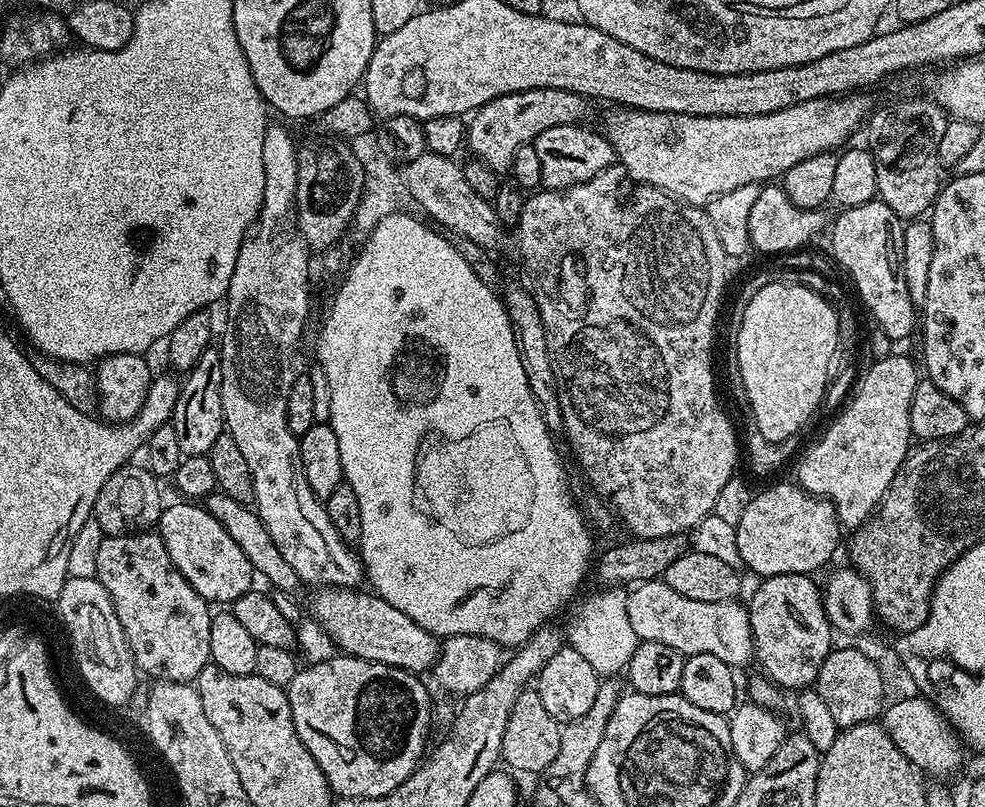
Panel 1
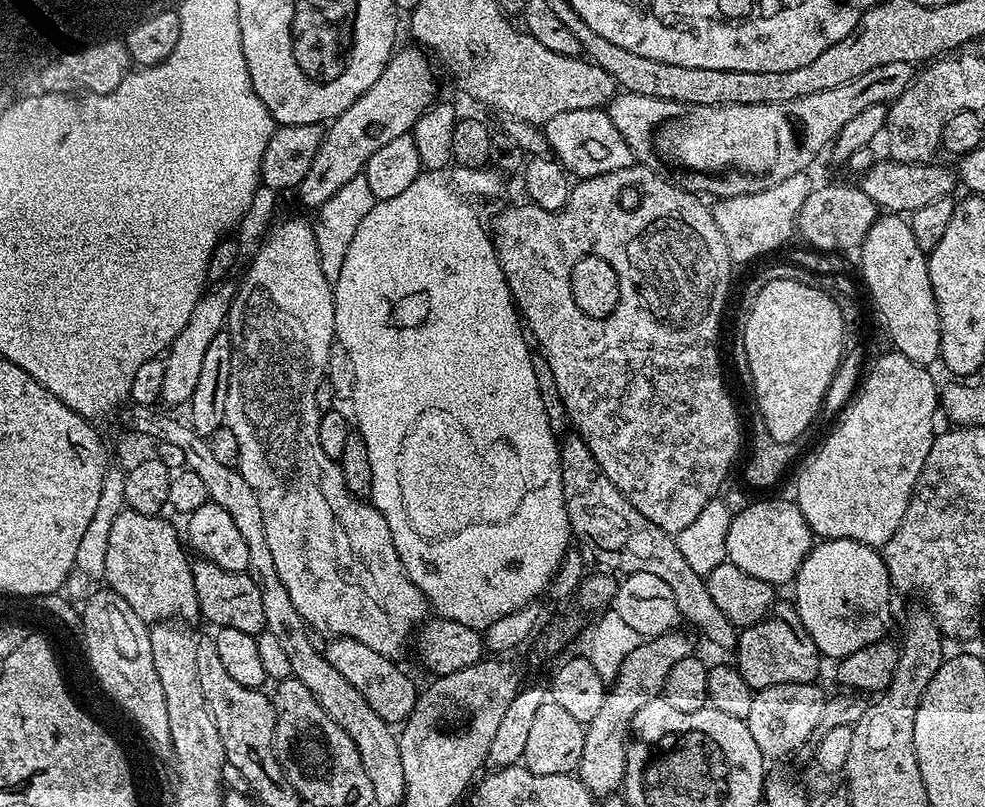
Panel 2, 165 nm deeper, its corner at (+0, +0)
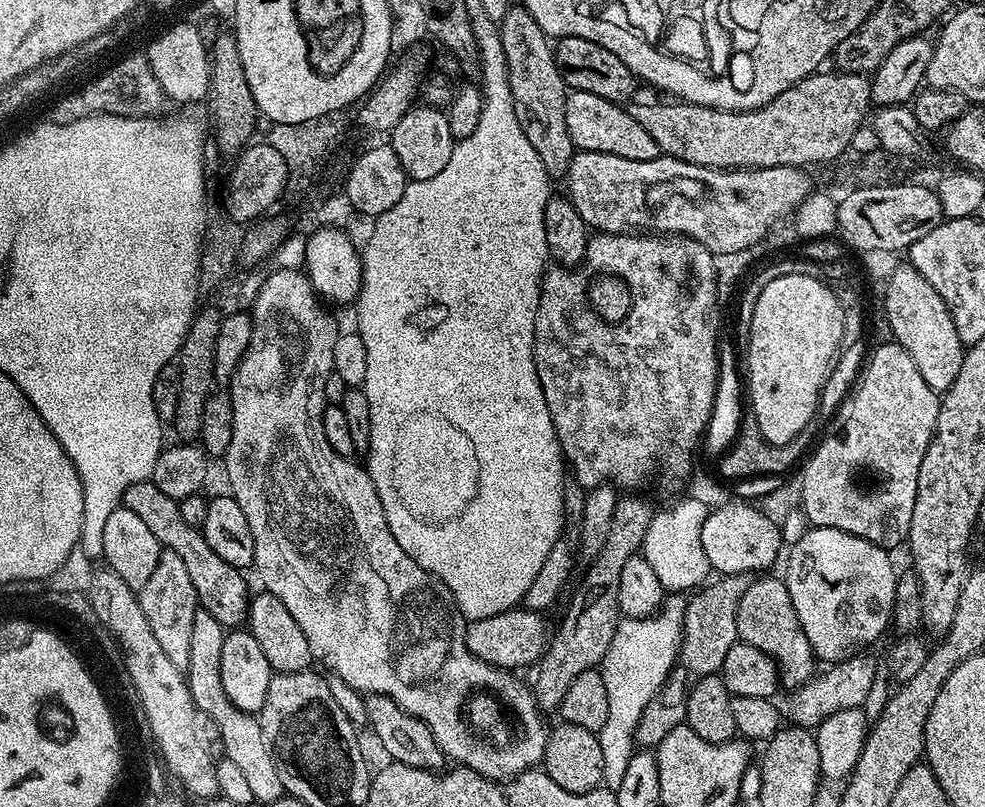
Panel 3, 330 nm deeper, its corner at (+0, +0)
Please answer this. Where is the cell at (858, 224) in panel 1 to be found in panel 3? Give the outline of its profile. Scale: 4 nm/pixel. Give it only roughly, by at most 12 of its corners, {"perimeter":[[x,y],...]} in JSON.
{"perimeter":[[907,262],[883,285],[891,339],[938,394],[966,351],[938,290]]}

